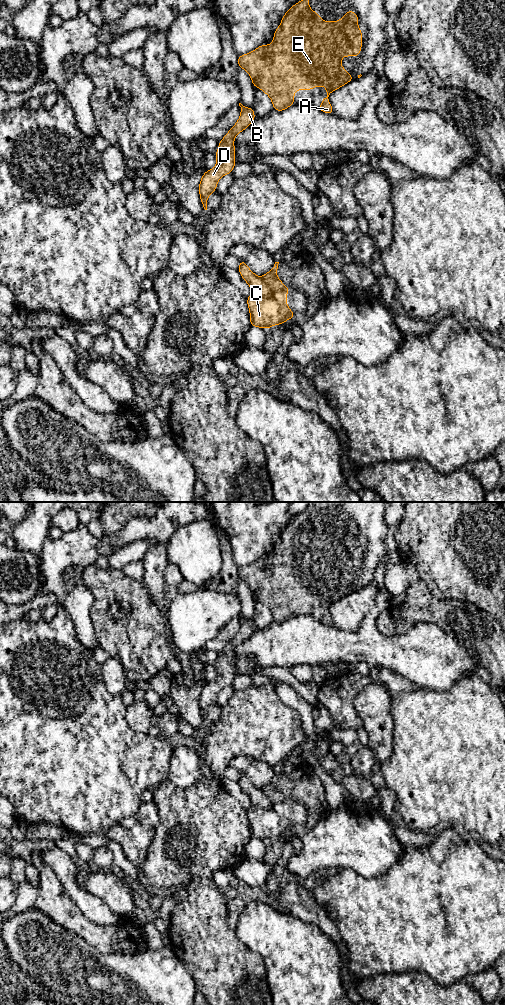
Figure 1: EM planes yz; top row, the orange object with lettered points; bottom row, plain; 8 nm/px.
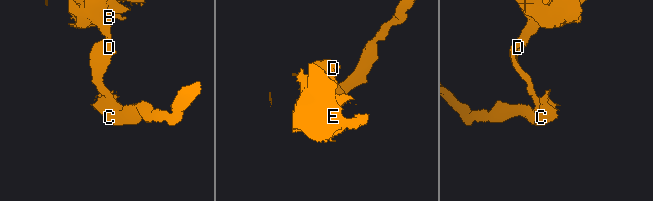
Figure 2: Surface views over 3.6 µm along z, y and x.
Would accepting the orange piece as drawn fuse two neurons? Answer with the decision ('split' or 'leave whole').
split

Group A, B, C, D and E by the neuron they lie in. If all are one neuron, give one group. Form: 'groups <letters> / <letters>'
groups A B D E / C

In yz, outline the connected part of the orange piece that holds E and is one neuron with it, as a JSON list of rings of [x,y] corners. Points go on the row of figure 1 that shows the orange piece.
[[[301,0],[283,16],[280,26],[274,33],[273,43],[271,45],[261,45],[254,51],[239,56],[238,65],[239,68],[245,69],[249,73],[254,87],[258,87],[271,98],[274,110],[283,111],[295,104],[295,90],[313,90],[315,86],[325,86],[327,96],[322,99],[322,105],[317,108],[324,113],[333,114],[328,98],[330,93],[354,79],[341,66],[342,56],[345,54],[349,58],[353,54],[357,58],[361,52],[361,46],[362,31],[358,29],[358,15],[353,10],[348,11],[337,22],[323,22],[321,17],[309,8],[309,0]]]

